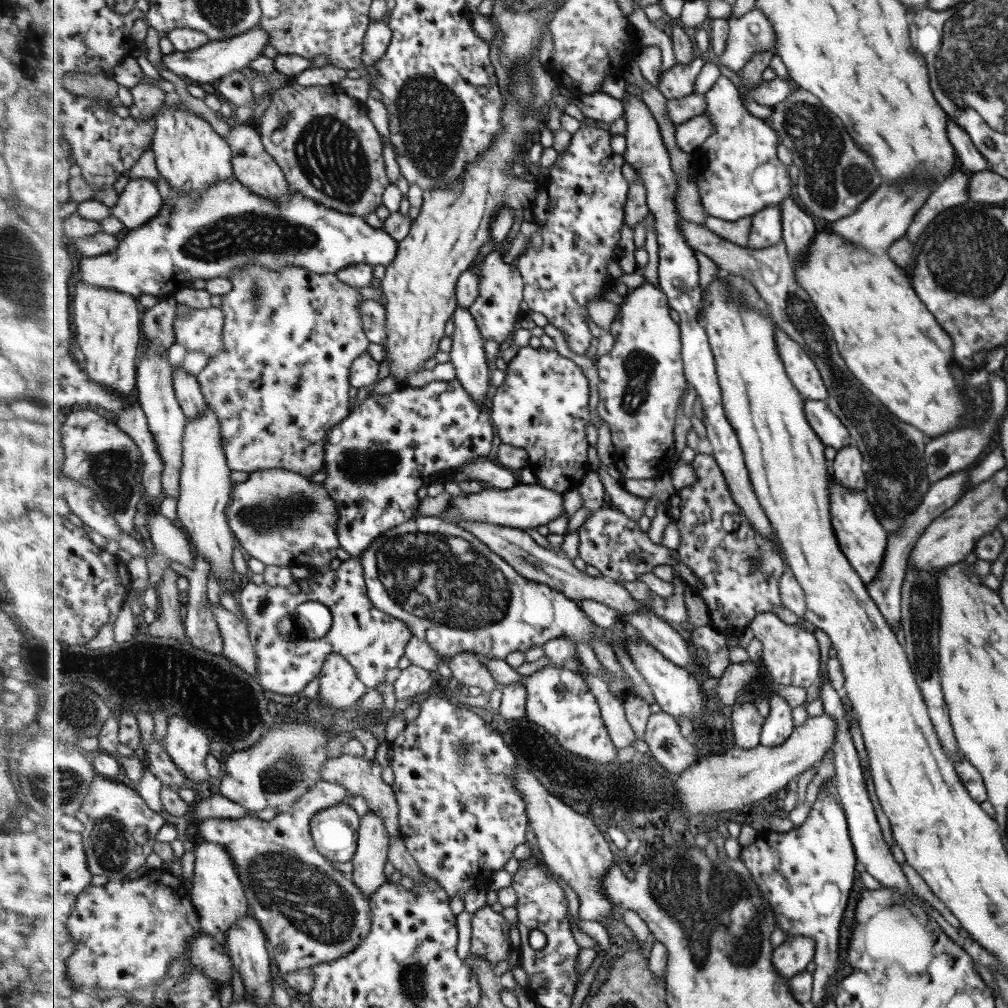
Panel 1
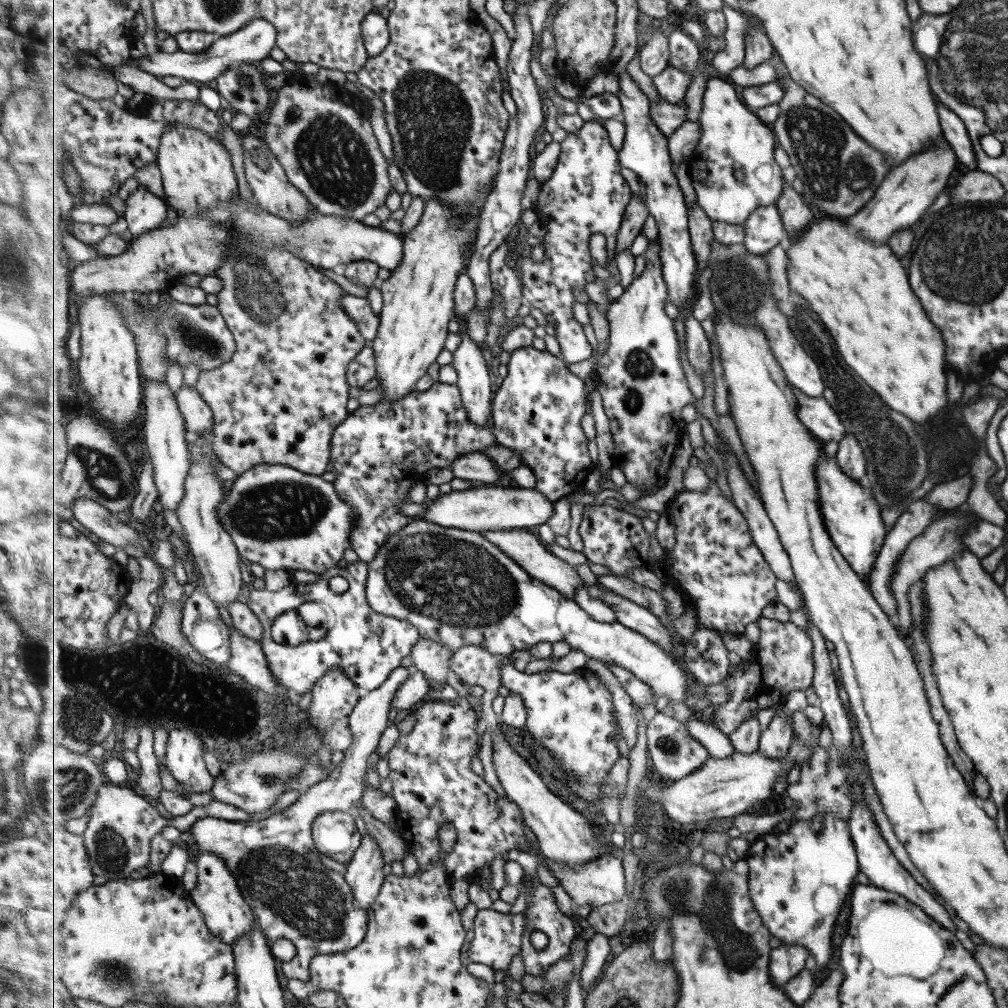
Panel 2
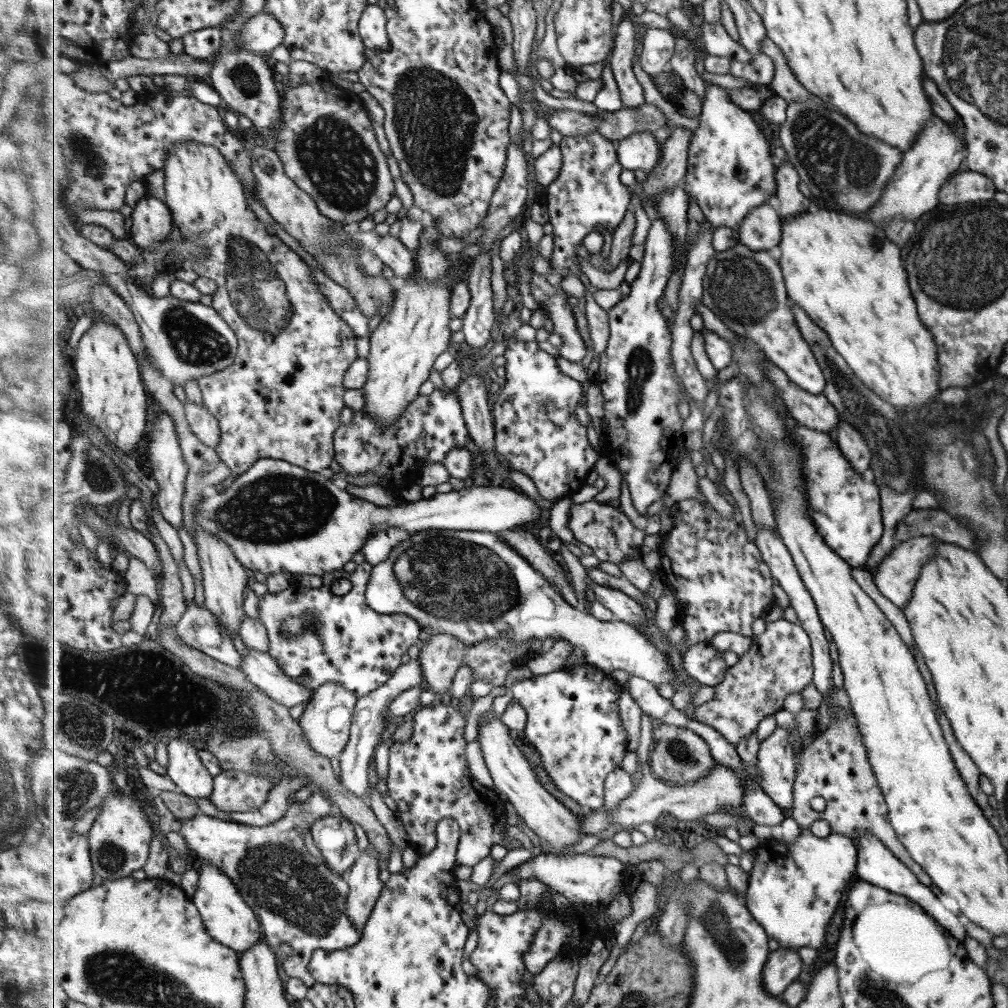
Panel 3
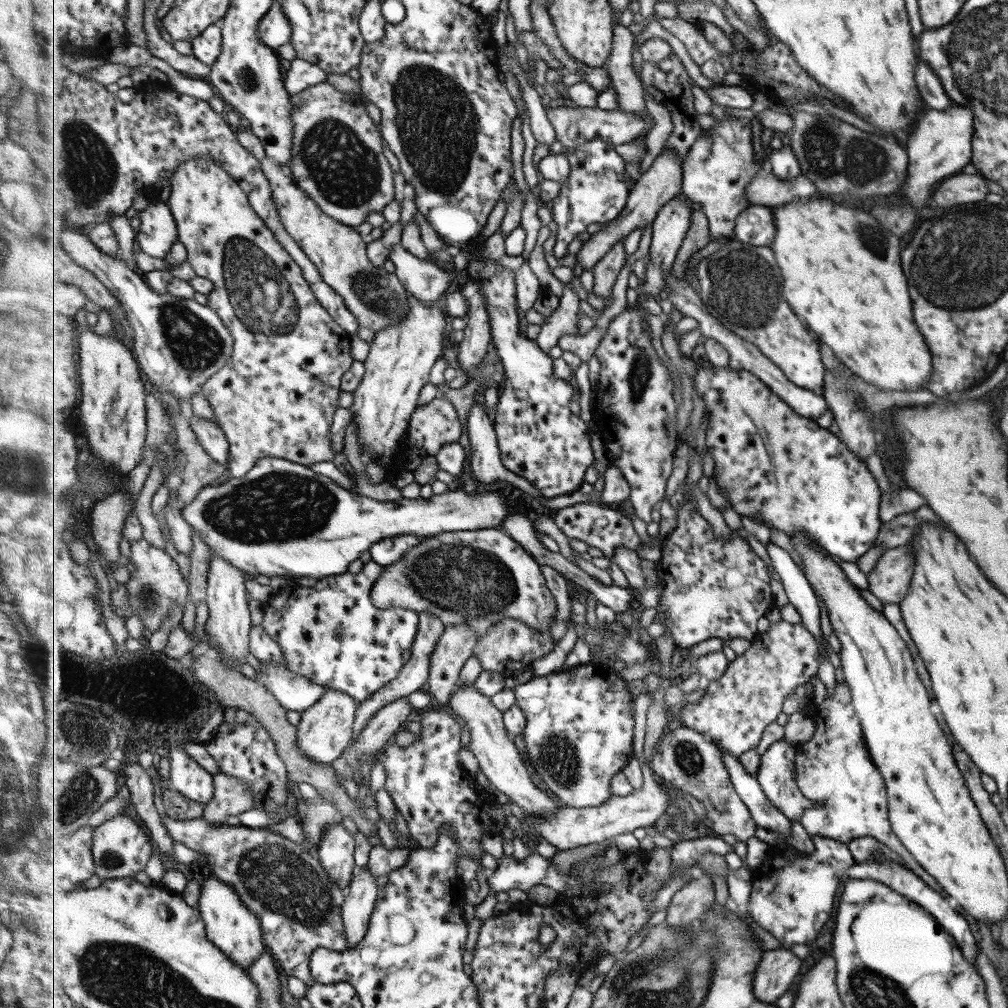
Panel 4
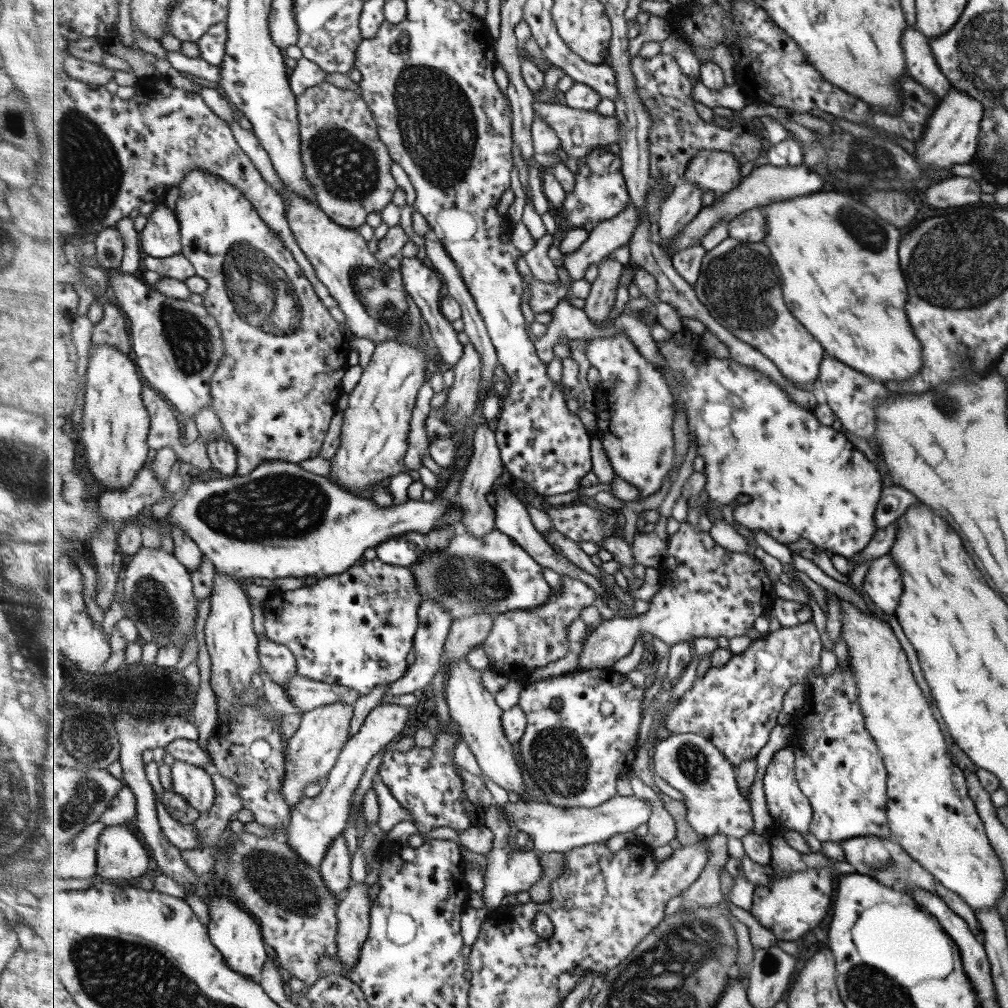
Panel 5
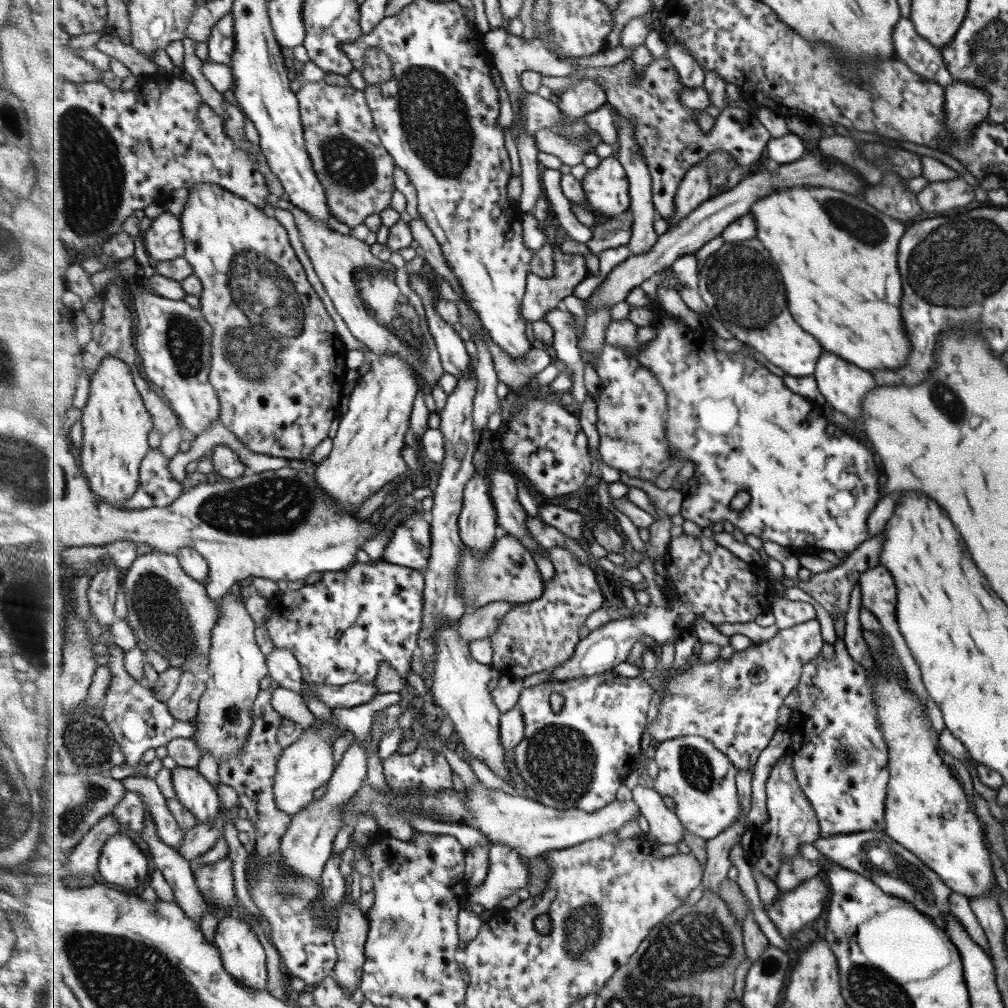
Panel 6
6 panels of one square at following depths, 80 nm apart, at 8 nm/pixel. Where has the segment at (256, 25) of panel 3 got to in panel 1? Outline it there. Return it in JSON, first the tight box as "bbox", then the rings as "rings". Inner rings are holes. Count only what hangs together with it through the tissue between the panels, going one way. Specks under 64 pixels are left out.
{"bbox":[162,24,271,87],"rings":[[[262,24],[257,25],[246,33],[238,34],[237,37],[211,40],[201,48],[189,51],[189,54],[177,51],[177,54],[162,55],[162,66],[169,68],[171,72],[175,72],[177,76],[187,78],[187,74],[189,74],[189,78],[195,83],[209,87],[209,85],[219,82],[225,75],[235,71],[247,70],[253,60],[263,56],[265,46],[270,44],[271,35],[263,28]]]}

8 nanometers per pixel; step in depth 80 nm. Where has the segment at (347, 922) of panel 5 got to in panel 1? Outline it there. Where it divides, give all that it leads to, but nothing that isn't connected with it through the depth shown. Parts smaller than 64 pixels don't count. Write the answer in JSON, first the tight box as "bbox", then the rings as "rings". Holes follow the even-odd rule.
{"bbox":[351,809,390,898],"rings":[[[369,809],[362,818],[358,850],[351,860],[351,879],[369,898],[373,898],[388,881],[385,864],[389,860],[390,838],[389,831],[385,829],[385,819]]]}

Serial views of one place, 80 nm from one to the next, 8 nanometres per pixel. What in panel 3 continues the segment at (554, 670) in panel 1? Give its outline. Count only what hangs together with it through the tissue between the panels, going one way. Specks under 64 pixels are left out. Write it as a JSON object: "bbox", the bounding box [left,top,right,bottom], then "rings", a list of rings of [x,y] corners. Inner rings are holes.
{"bbox":[511,661,629,810],"rings":[[[586,661],[572,669],[532,675],[529,679],[517,681],[511,687],[512,697],[526,708],[528,714],[526,735],[541,754],[544,771],[551,774],[553,783],[563,795],[591,810],[605,806],[605,782],[609,774],[621,767],[625,754],[629,753],[627,728],[623,724],[619,710],[623,686],[614,680],[608,671],[602,671],[597,665]]]}

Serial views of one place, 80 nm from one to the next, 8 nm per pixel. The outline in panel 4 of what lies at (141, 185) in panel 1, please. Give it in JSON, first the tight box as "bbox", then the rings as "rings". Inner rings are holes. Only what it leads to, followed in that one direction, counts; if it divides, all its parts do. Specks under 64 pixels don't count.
{"bbox":[136,200,180,258],"rings":[[[150,200],[138,217],[141,222],[136,236],[138,250],[153,258],[169,256],[173,244],[180,240],[178,224],[169,204]]]}

